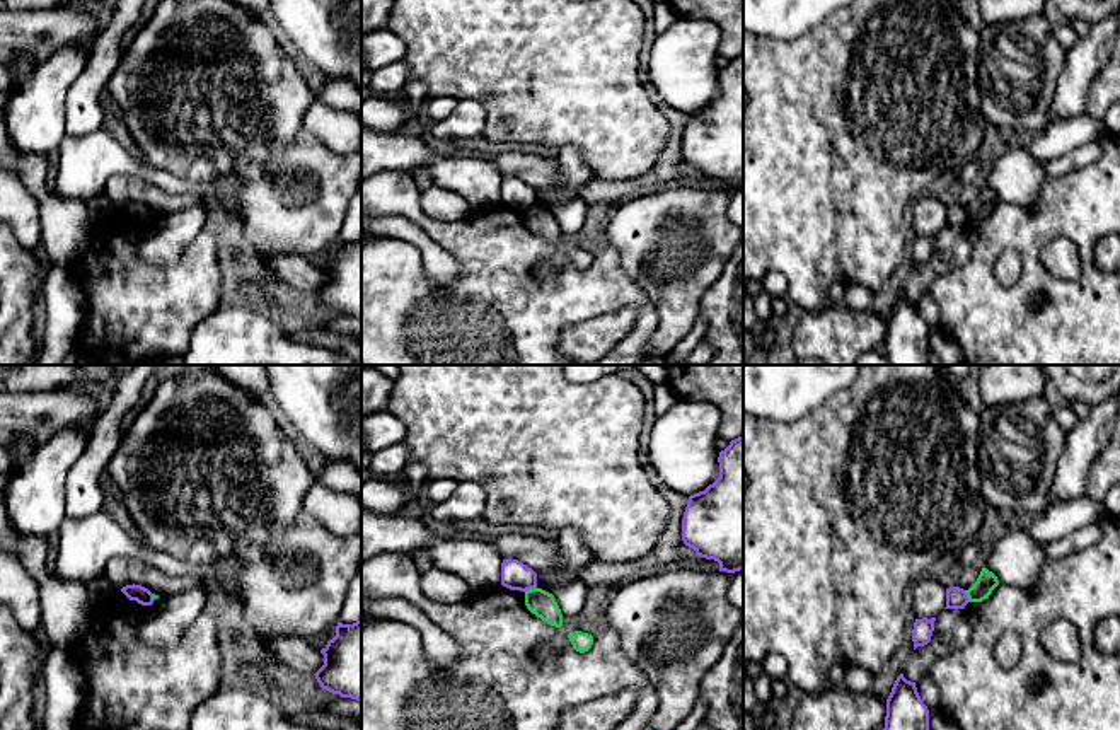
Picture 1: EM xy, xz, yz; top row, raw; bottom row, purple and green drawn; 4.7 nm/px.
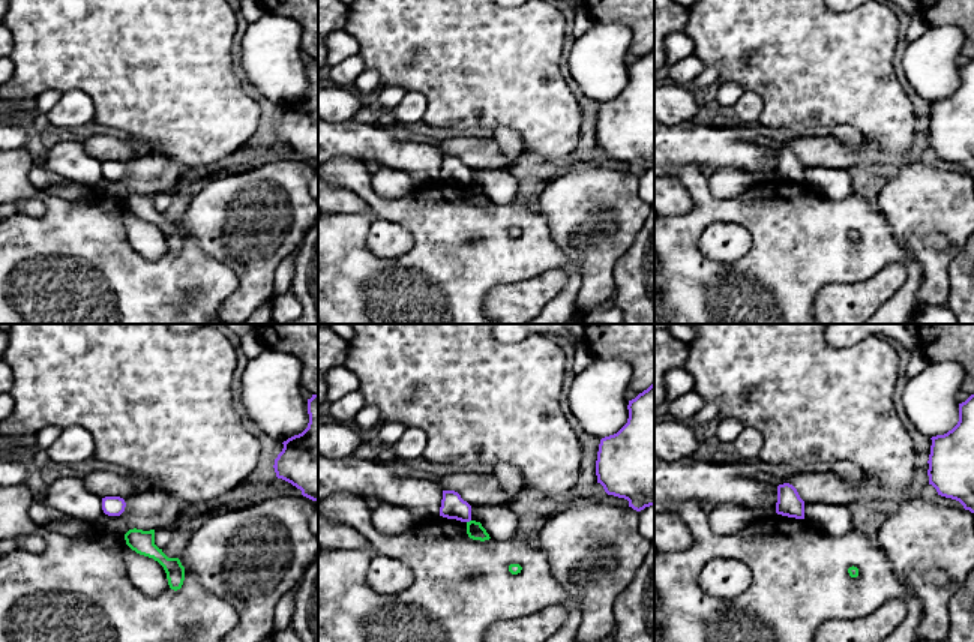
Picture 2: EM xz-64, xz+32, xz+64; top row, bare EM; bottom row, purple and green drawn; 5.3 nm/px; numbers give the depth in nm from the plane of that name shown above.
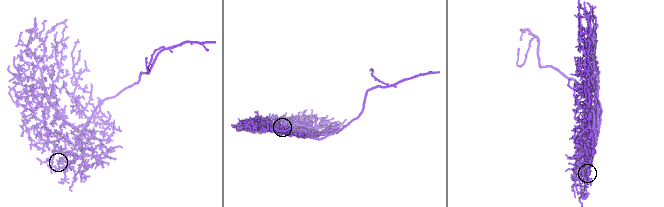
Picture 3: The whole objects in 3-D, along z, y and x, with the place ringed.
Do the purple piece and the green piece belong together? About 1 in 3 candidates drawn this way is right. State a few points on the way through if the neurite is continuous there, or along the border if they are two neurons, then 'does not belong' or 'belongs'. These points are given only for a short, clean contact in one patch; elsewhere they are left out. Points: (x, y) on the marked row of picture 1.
border along xz (536, 585), (525, 592); does not belong

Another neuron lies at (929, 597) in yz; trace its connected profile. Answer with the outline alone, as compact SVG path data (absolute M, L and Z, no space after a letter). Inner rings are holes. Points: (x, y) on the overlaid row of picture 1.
M921 576L912 599L915 619L938 617L944 607L946 587L938 578Z

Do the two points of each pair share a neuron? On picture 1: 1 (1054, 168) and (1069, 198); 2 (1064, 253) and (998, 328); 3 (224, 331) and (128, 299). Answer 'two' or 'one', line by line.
1: two
2: two
3: two

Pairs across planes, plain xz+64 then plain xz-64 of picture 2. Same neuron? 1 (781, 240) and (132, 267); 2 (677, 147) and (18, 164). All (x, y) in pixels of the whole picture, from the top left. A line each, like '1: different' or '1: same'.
1: same
2: different

